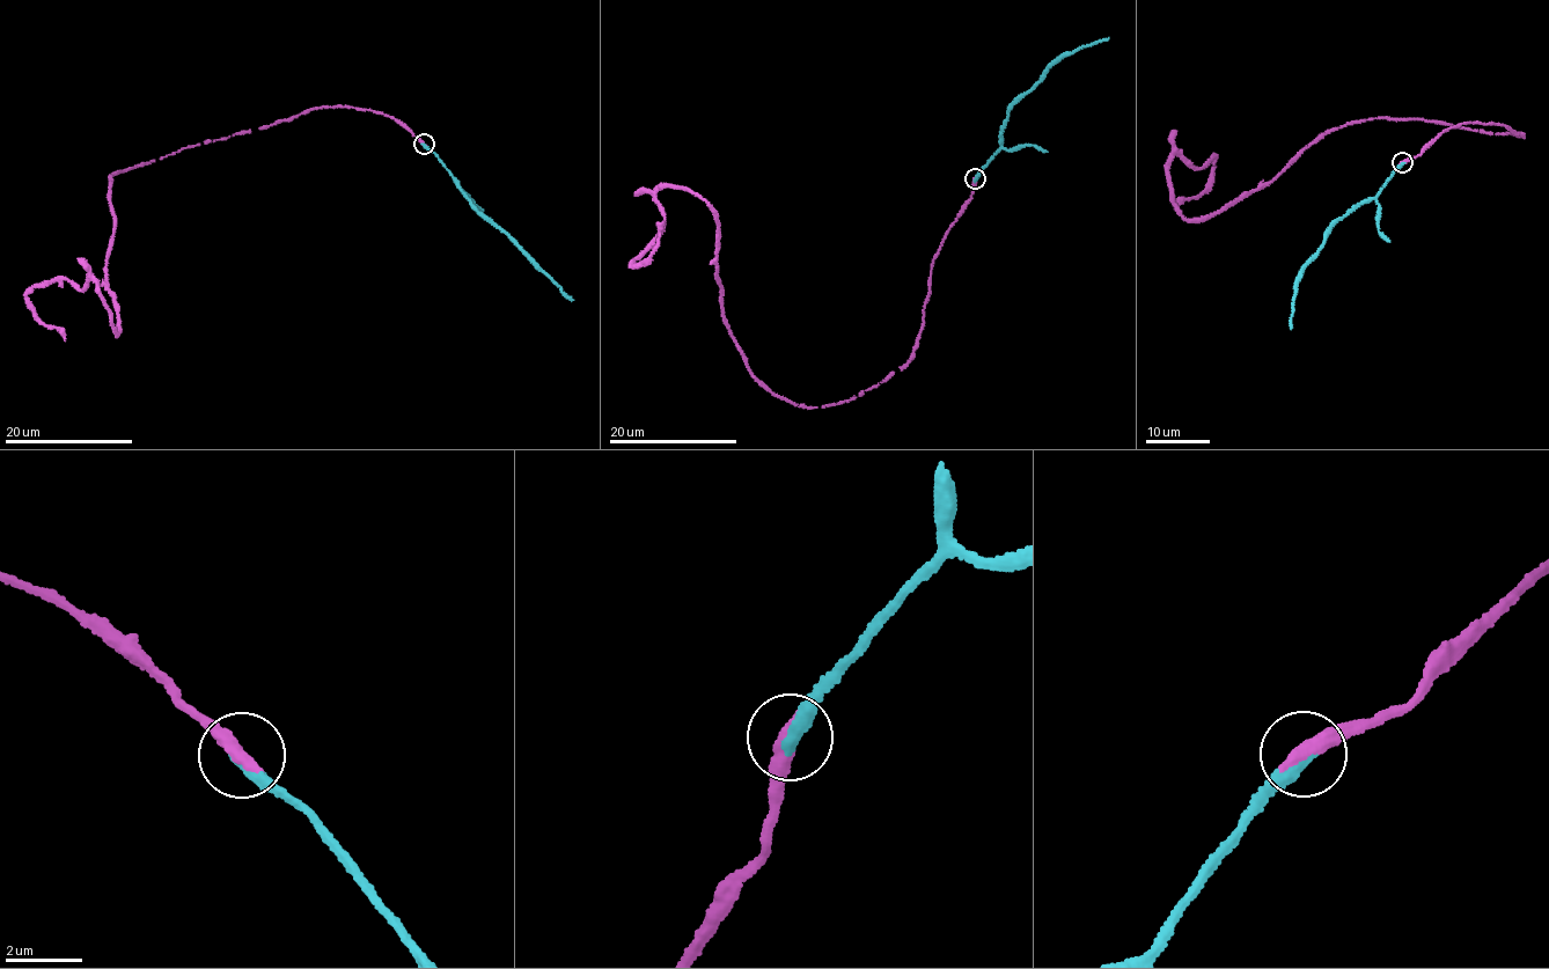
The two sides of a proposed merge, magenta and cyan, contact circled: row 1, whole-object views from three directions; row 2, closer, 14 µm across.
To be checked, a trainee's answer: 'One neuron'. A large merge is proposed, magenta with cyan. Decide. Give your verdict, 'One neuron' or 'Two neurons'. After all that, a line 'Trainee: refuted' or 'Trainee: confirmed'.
One neuron
Trainee: confirmed

